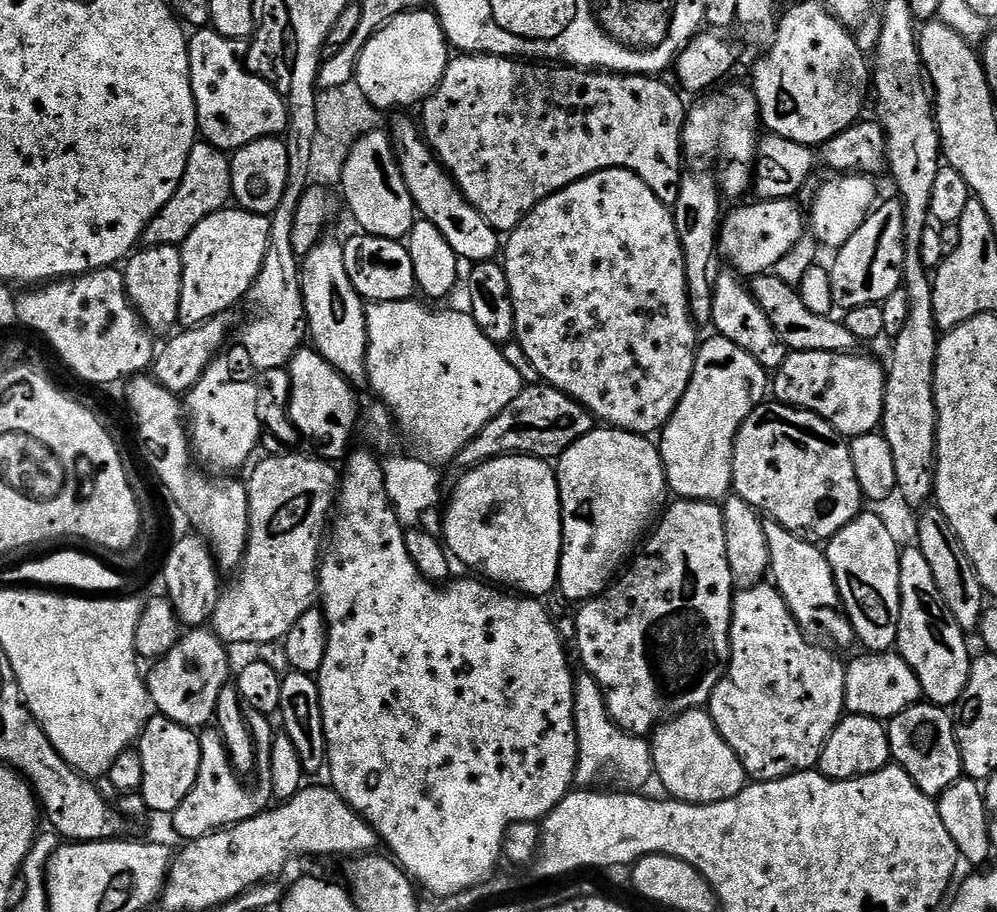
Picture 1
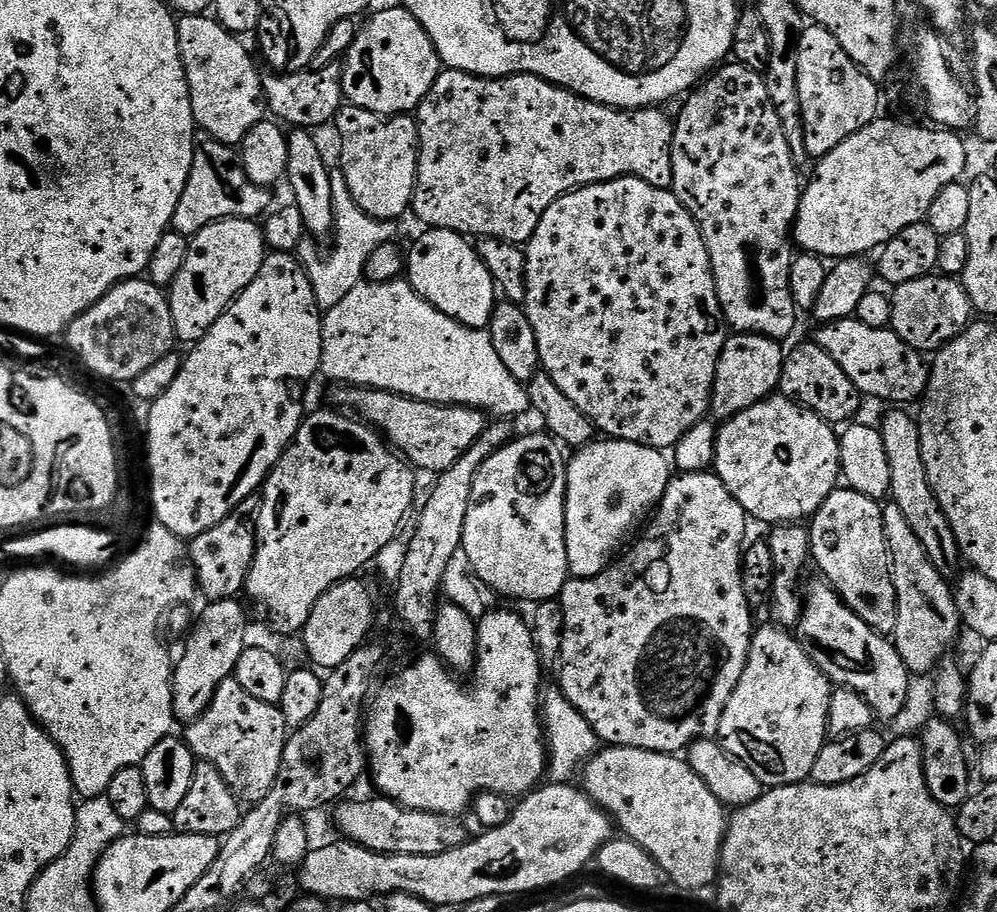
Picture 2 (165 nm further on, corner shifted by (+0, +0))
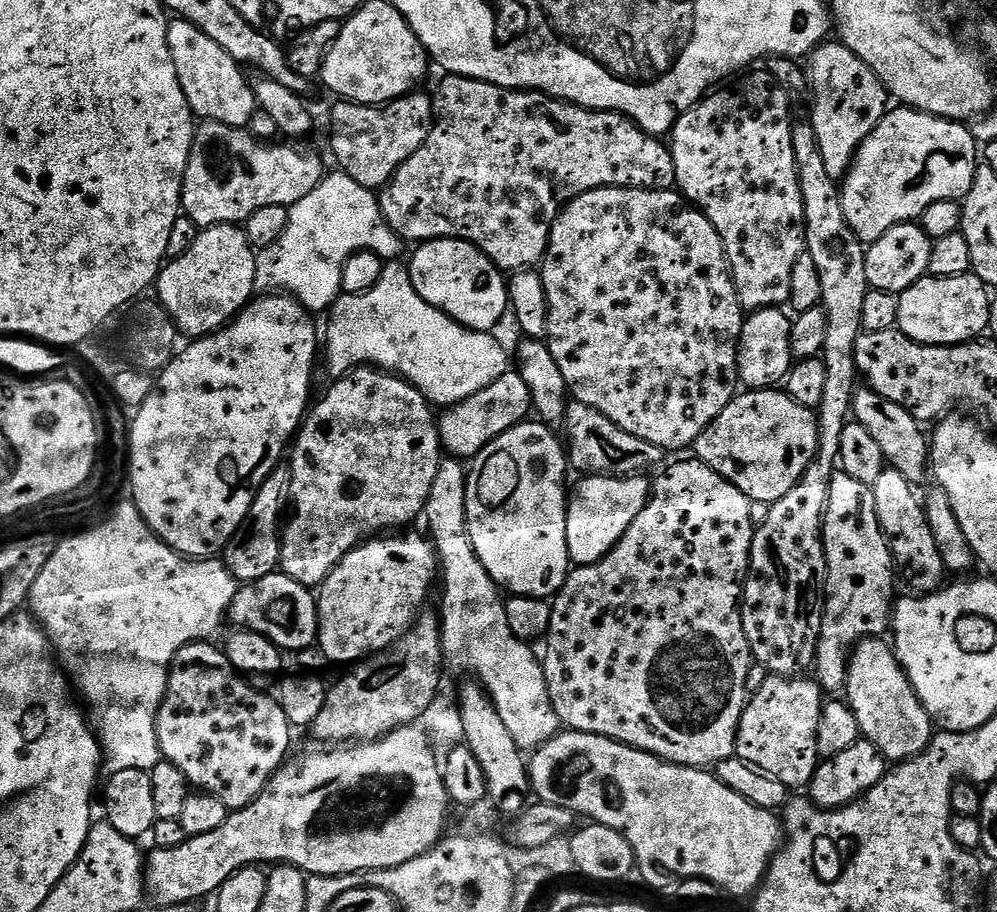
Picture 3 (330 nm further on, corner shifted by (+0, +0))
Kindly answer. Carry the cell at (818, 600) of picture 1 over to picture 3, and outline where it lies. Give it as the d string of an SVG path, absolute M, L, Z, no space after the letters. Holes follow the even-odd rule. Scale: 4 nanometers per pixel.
M869 638L860 641L853 647L852 655L848 657L846 703L858 718L861 737L874 742L874 746L878 746L878 750L884 755L885 761L913 760L915 756L926 750L926 746L932 740L934 721L922 706L922 702L912 688L912 683L909 682L904 668L896 661L893 645L891 643L883 644L884 642L880 638Z

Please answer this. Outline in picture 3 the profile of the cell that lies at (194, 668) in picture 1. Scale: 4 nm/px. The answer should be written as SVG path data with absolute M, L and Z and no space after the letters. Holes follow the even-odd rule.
M277 570L254 583L241 585L228 608L227 619L233 627L252 631L270 638L281 651L295 654L313 647L319 639L317 622L317 597L296 579Z

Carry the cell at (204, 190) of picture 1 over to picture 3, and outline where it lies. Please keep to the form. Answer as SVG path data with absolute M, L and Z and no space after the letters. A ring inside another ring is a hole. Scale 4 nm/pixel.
M213 120L203 121L197 127L196 137L192 140L190 162L186 166L186 174L184 175L184 185L182 186L182 194L180 195L183 215L190 217L201 230L213 228L215 224L235 224L240 226L243 225L245 220L250 218L250 214L254 214L254 210L262 210L262 206L282 206L283 208L290 209L292 205L300 202L325 177L326 168L324 168L324 164L320 161L320 156L316 152L303 152L300 146L292 142L280 142L284 144L274 143L278 142L265 142L263 139L253 136L247 127L235 128L234 126L226 126L222 122L214 122Z

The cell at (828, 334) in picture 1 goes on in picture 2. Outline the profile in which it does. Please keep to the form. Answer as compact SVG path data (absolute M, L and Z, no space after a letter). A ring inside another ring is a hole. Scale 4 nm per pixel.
M855 318L824 322L819 327L814 343L846 370L865 397L893 400L896 406L908 406L911 400L919 401L923 397L928 388L929 361L924 361L925 353L921 349L912 348L891 327L875 328Z

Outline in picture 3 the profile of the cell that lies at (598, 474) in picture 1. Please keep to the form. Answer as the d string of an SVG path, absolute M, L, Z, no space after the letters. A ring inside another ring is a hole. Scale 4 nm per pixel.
M585 475L584 480L576 489L571 489L568 497L568 521L566 522L566 542L568 543L568 558L573 565L596 564L605 556L615 544L626 534L630 522L641 513L648 504L650 495L650 480L647 475L639 476L590 476Z

